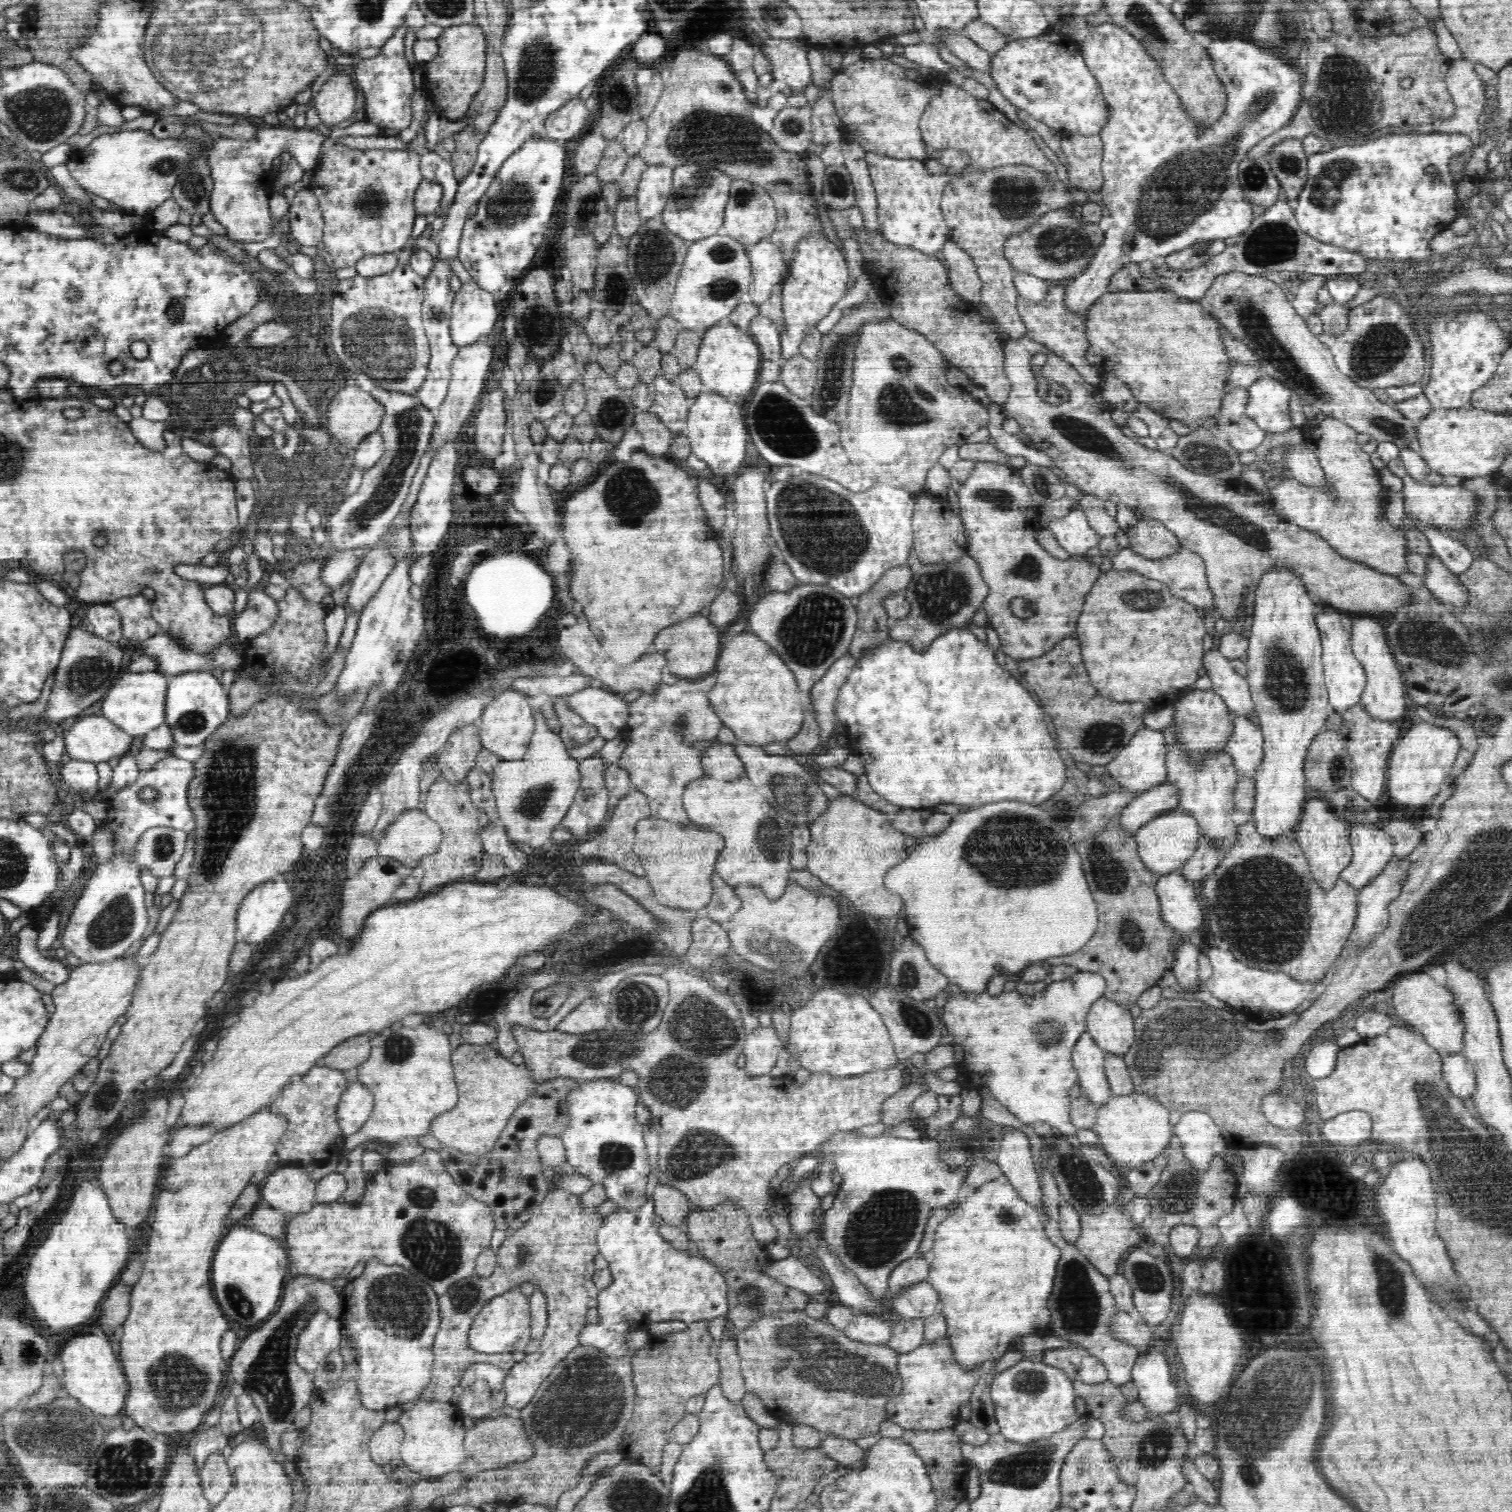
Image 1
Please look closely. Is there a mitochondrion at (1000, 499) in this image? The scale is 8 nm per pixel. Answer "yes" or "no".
yes

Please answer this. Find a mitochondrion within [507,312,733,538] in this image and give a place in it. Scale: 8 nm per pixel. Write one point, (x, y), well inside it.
(629, 494)

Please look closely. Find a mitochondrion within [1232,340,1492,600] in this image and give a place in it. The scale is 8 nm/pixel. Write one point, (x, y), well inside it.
(1391, 428)

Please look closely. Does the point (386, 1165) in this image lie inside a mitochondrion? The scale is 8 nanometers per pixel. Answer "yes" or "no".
no

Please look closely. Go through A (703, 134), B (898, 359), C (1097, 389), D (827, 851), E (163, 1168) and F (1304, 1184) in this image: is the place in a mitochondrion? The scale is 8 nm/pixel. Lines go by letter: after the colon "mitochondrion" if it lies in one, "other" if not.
A: mitochondrion
B: mitochondrion
C: other
D: other
E: other
F: other

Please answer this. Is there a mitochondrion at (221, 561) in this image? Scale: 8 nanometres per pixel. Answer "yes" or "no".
no

